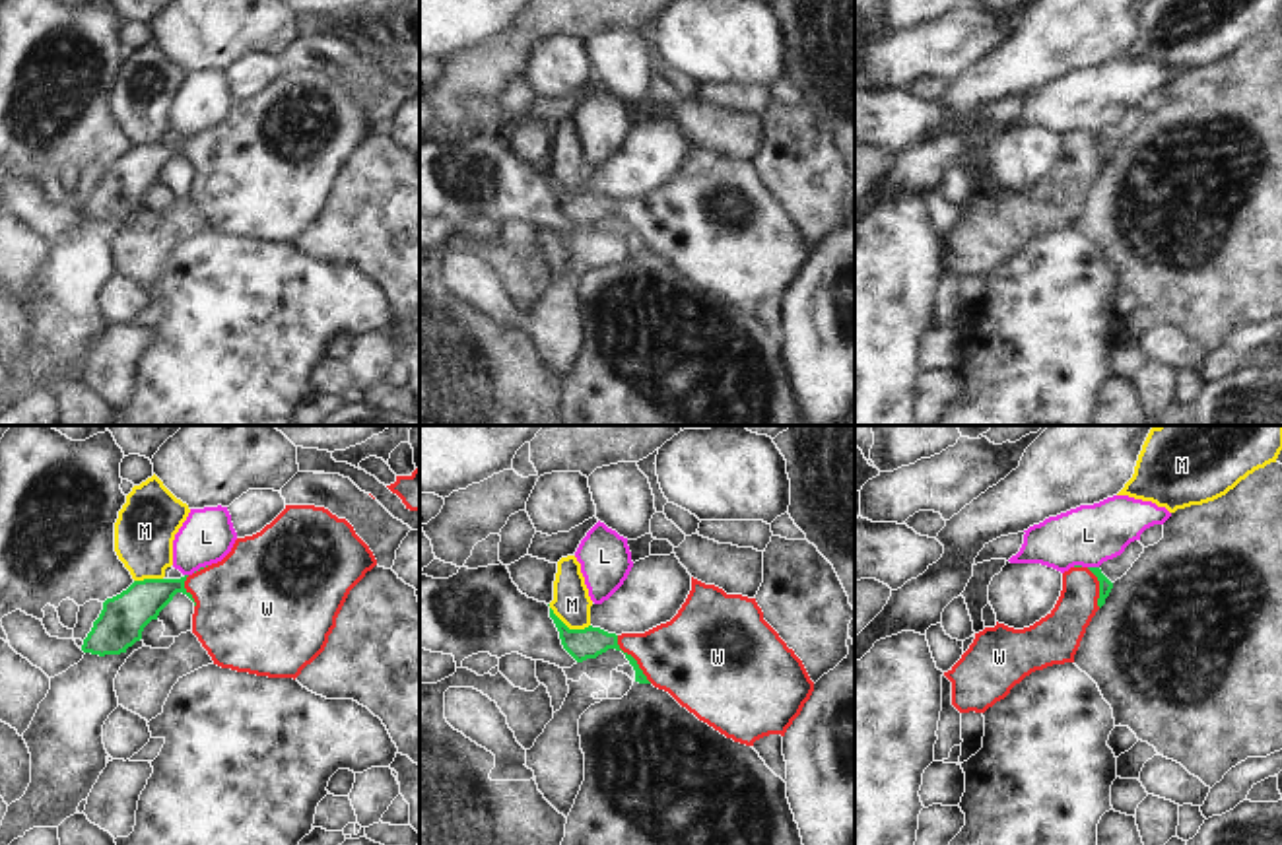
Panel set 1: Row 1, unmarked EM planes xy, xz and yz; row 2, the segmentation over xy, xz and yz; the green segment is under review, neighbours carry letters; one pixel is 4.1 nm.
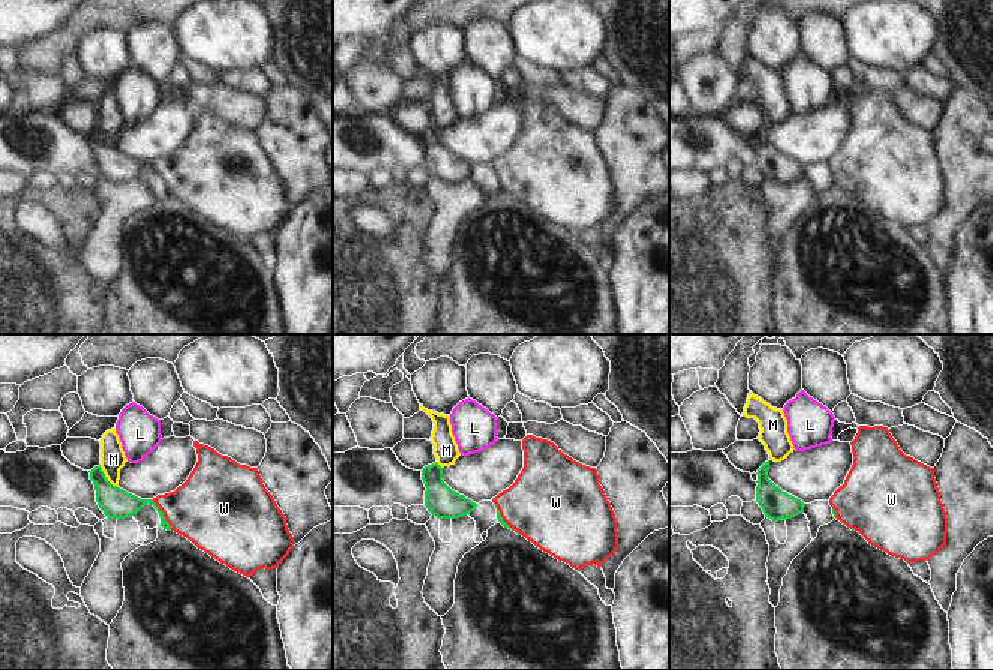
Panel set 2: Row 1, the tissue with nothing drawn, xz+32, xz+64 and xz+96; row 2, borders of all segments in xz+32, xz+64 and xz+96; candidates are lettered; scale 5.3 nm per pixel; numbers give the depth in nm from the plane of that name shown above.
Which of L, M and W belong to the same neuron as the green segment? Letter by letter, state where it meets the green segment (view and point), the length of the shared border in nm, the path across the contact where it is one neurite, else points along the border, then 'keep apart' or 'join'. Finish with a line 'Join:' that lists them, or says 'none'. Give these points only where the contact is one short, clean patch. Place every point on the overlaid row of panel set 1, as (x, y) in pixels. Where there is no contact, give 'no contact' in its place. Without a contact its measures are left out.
L: yz (1094, 568) | 50 nm | along yz (1088, 566), (1098, 568) | keep apart
M: xz (566, 626) | 200 nm | along xz (548, 605), (570, 628), (589, 626) | keep apart
W: xz (634, 659) | 240 nm | across xz (591, 642), (614, 642), (634, 659), (694, 657) | join
Join: W

